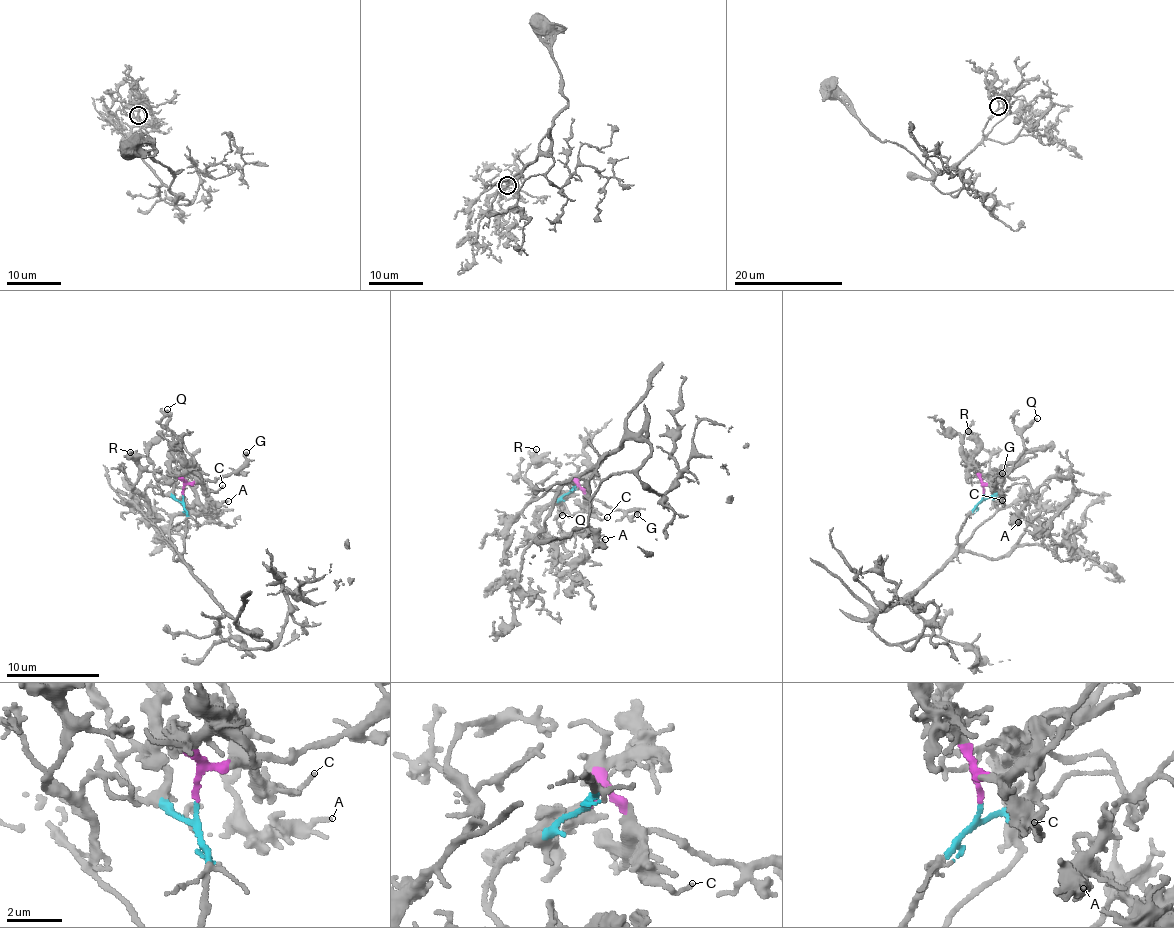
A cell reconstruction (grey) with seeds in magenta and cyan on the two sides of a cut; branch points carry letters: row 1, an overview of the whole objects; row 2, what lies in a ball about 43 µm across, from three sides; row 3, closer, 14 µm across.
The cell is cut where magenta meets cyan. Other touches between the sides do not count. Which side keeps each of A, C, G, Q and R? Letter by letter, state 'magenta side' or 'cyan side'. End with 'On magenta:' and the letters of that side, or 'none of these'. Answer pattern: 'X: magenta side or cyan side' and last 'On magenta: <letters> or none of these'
A: cyan side
C: magenta side
G: magenta side
Q: magenta side
R: cyan side
On magenta: C, G, Q

